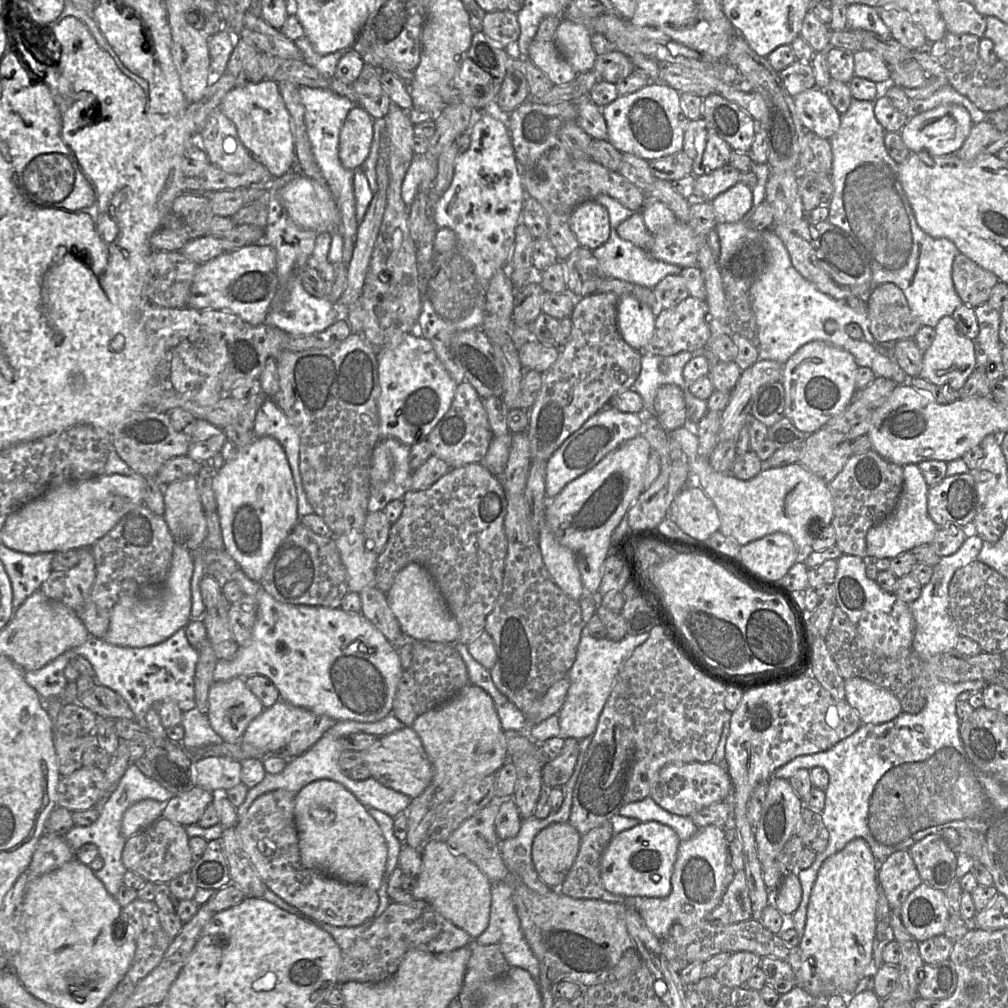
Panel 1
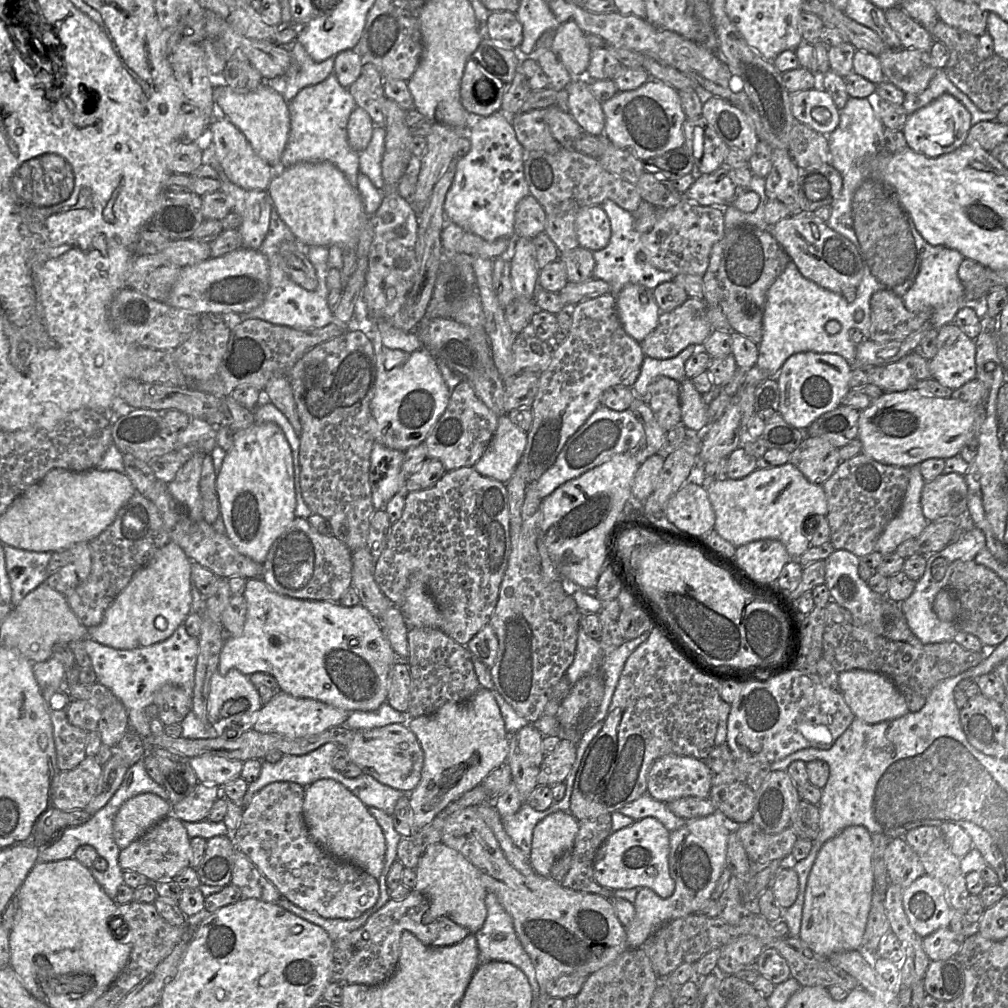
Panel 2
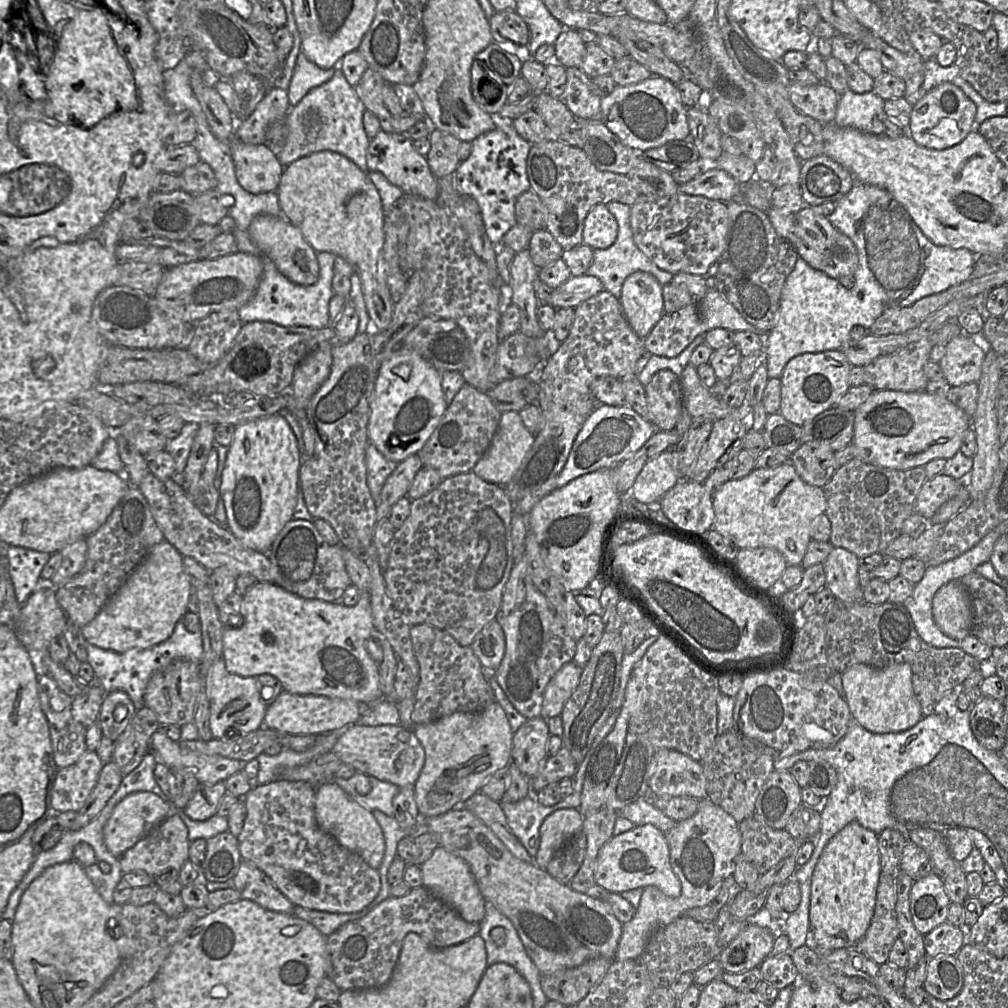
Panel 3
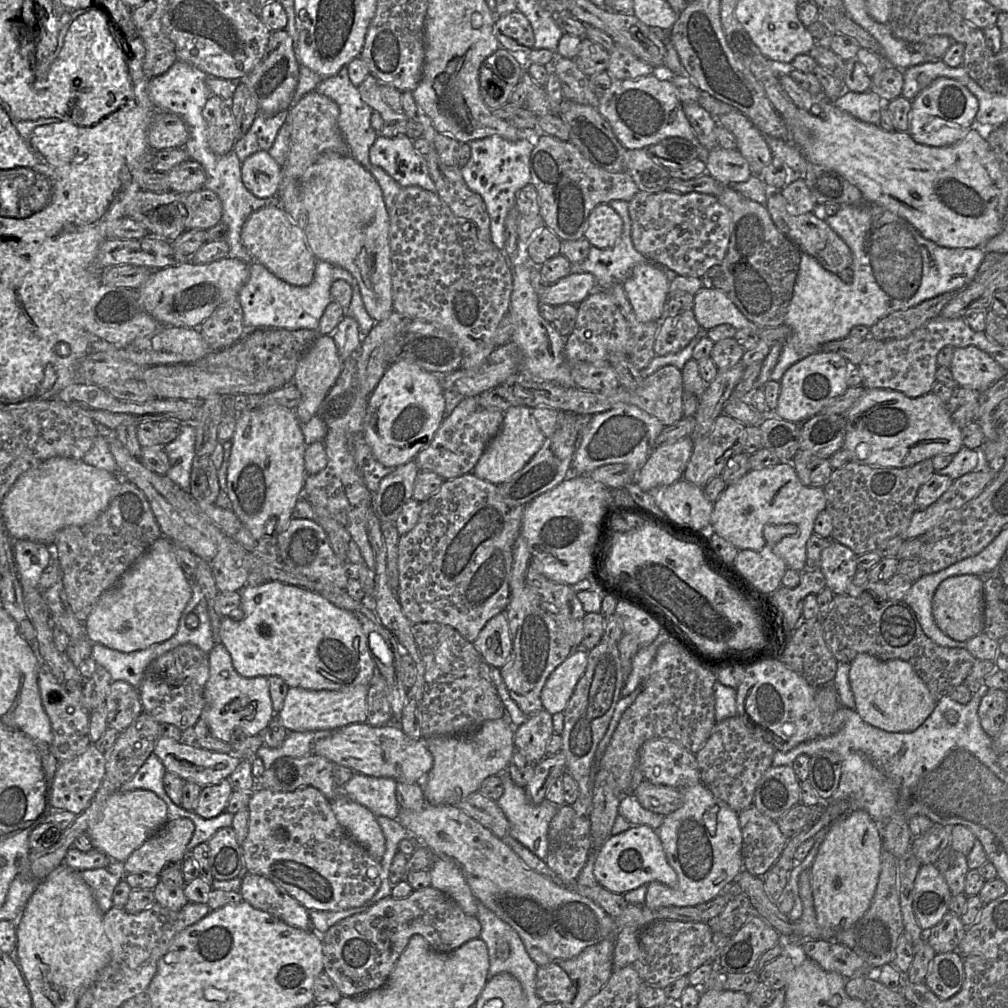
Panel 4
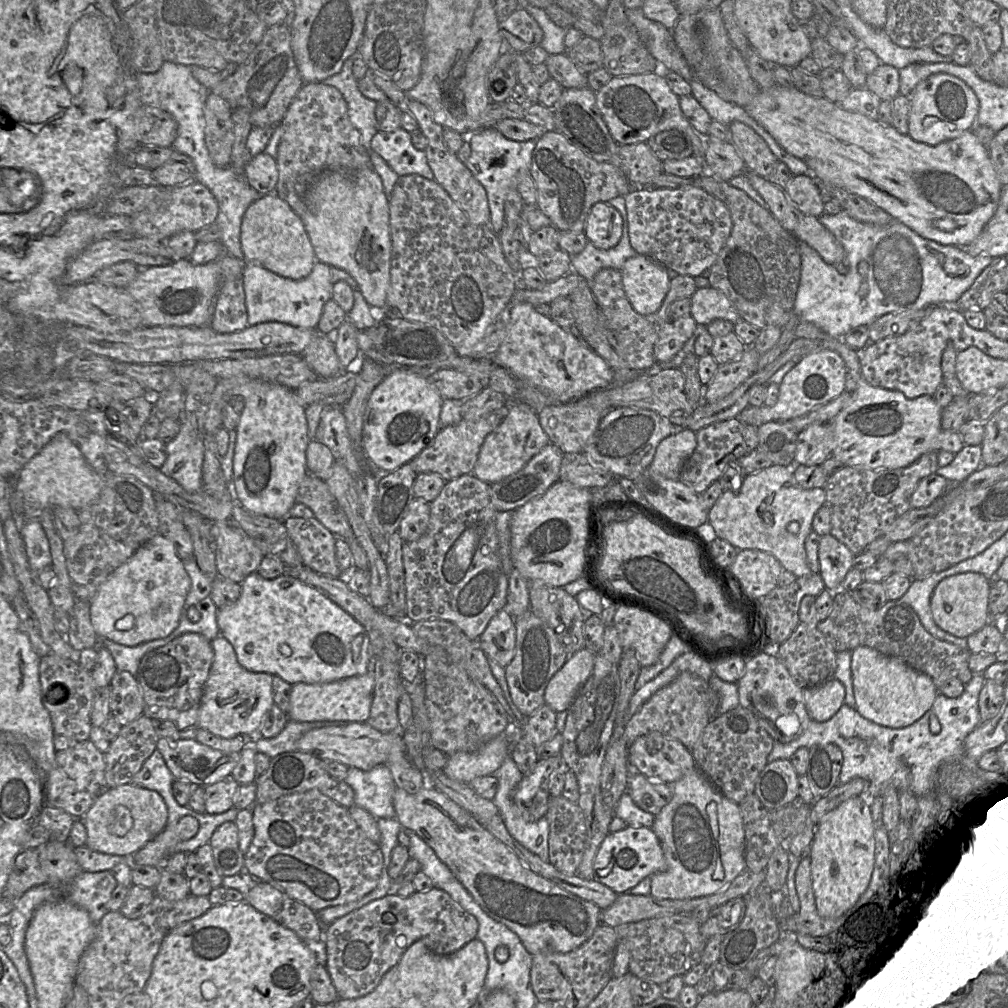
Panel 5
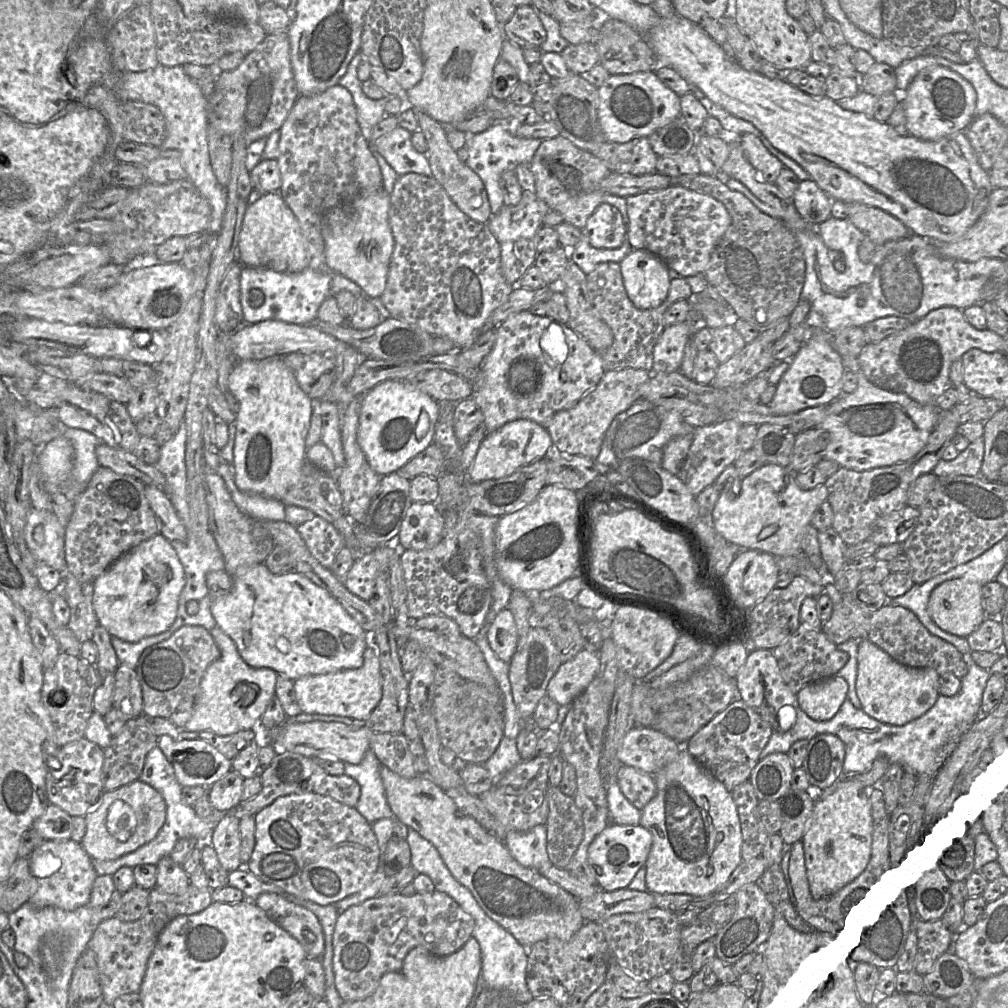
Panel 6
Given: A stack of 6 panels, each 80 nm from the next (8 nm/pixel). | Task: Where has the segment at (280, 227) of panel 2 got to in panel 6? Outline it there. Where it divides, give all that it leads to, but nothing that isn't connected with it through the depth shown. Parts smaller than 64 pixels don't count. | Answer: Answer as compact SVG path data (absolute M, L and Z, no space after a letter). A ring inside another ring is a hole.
M242 264L240 275L240 302L246 324L256 324L266 320L278 320L291 324L307 325L317 318L322 302L331 296L332 273L315 271L307 268L299 273L279 273L269 268L259 268ZM252 289L259 289L264 294L264 302L254 308L249 303Z

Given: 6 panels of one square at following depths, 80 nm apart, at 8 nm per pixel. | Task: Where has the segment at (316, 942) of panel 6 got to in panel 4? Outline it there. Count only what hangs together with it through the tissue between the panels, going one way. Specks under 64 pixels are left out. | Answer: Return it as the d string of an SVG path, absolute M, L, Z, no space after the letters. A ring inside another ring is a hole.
M244 872L239 892L242 901L254 908L268 912L291 927L312 930L309 910L270 879Z

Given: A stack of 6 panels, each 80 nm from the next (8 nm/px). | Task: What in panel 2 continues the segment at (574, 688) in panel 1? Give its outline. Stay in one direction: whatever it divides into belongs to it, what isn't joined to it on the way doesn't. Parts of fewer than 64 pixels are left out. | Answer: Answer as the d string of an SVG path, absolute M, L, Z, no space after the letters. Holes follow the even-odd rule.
M580 626L578 631L578 638L577 638L577 645L576 645L574 659L566 671L565 680L572 686L579 679L590 674L593 671L601 672L604 678L604 695L601 704L598 708L598 711L595 717L593 718L593 725L597 722L605 720L609 706L611 704L613 693L616 689L619 677L621 675L626 660L633 653L633 651L637 649L638 646L640 646L649 638L649 635L650 635L650 630L647 630L642 635L640 635L639 637L633 640L624 641L624 643L615 650L611 652L605 652L599 640L595 640L589 637L587 633L584 631L584 629L582 629Z

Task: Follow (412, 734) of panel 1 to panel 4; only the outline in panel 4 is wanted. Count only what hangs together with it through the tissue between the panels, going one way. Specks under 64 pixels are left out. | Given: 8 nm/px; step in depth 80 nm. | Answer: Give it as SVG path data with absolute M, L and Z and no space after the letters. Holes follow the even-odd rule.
M365 722L364 723L352 723L352 724L344 726L344 727L341 727L339 729L327 729L327 730L337 730L337 732L335 732L332 736L317 740L314 743L312 753L315 755L323 756L323 757L329 759L334 764L339 764L339 765L349 767L355 773L360 773L360 774L364 774L364 775L368 775L368 776L374 776L374 777L394 778L397 782L417 783L419 781L419 779L423 775L427 775L428 772L433 767L433 763L434 763L433 755L427 748L424 739L414 740L414 739L410 738L403 732L403 730L399 727L398 723L387 724L384 726L371 726Z

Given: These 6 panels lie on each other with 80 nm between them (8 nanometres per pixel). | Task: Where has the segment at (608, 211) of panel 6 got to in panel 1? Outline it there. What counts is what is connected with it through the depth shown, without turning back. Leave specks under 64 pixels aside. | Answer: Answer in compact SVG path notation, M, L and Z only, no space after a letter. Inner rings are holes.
M596 199L578 205L571 213L569 226L580 246L595 250L610 236L610 219L607 209Z

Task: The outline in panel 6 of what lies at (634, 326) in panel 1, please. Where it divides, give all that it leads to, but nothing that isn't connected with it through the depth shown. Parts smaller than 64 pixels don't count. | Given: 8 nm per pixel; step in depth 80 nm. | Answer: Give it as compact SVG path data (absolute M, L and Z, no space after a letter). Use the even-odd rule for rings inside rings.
M633 249L621 262L624 287L636 308L652 309L661 305L671 282L671 271L656 255Z

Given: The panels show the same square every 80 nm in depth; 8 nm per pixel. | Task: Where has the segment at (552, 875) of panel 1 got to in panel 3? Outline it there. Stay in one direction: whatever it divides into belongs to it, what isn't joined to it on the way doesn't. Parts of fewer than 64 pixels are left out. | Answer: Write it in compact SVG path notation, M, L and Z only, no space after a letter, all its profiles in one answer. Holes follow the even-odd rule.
M563 808L551 813L542 823L539 848L534 864L545 869L553 855L582 829L584 816L578 809Z

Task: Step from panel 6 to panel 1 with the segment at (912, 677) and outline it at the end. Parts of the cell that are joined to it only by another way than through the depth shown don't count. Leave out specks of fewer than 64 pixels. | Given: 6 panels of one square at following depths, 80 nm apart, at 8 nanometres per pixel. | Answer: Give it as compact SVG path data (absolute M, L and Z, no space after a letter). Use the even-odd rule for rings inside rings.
M848 678L844 685L845 700L857 711L862 724L882 724L904 712L895 695L868 680Z

